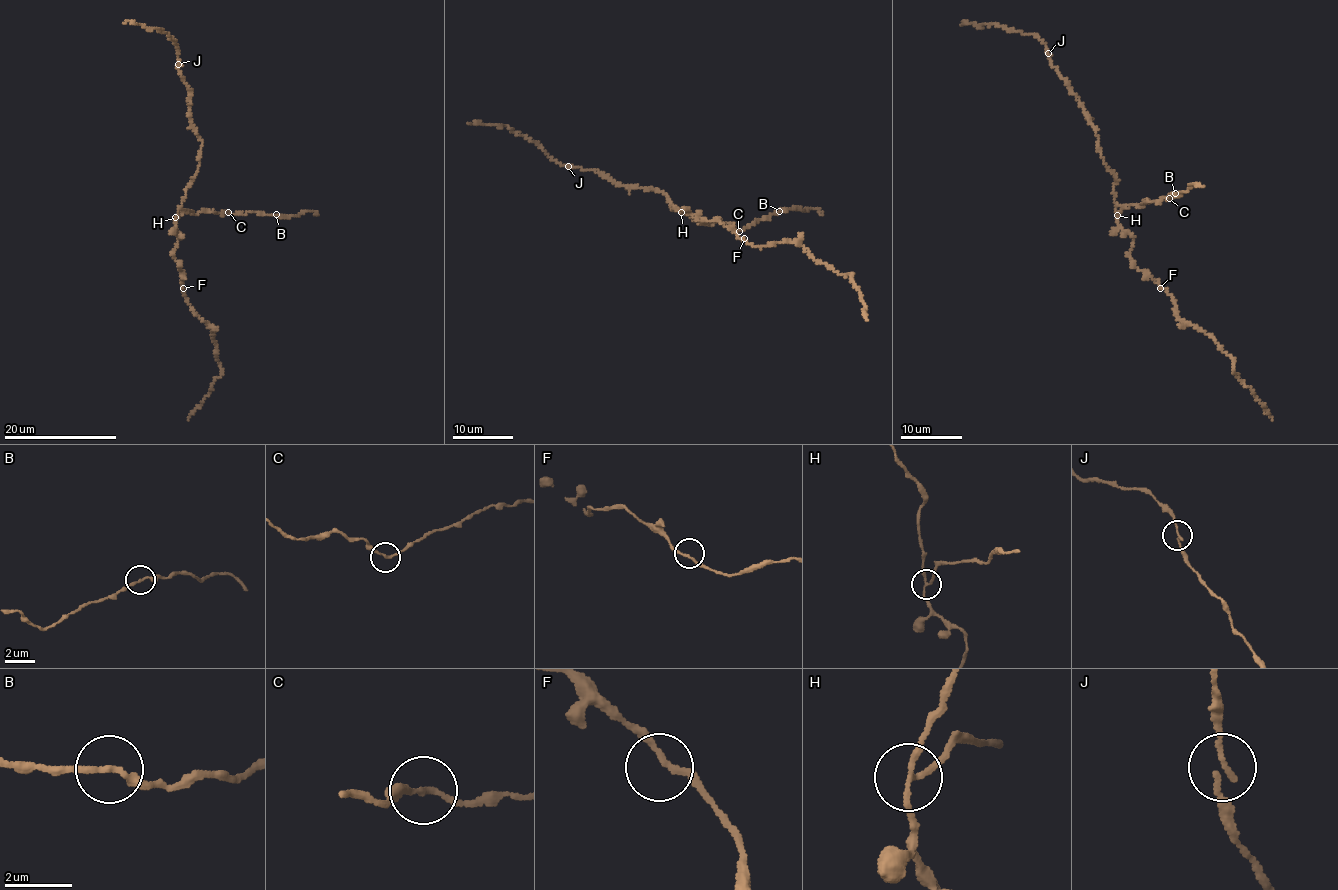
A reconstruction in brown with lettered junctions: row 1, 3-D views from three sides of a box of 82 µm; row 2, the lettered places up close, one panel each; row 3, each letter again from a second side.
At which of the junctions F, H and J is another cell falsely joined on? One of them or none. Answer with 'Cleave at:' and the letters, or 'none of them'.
Cleave at: H

